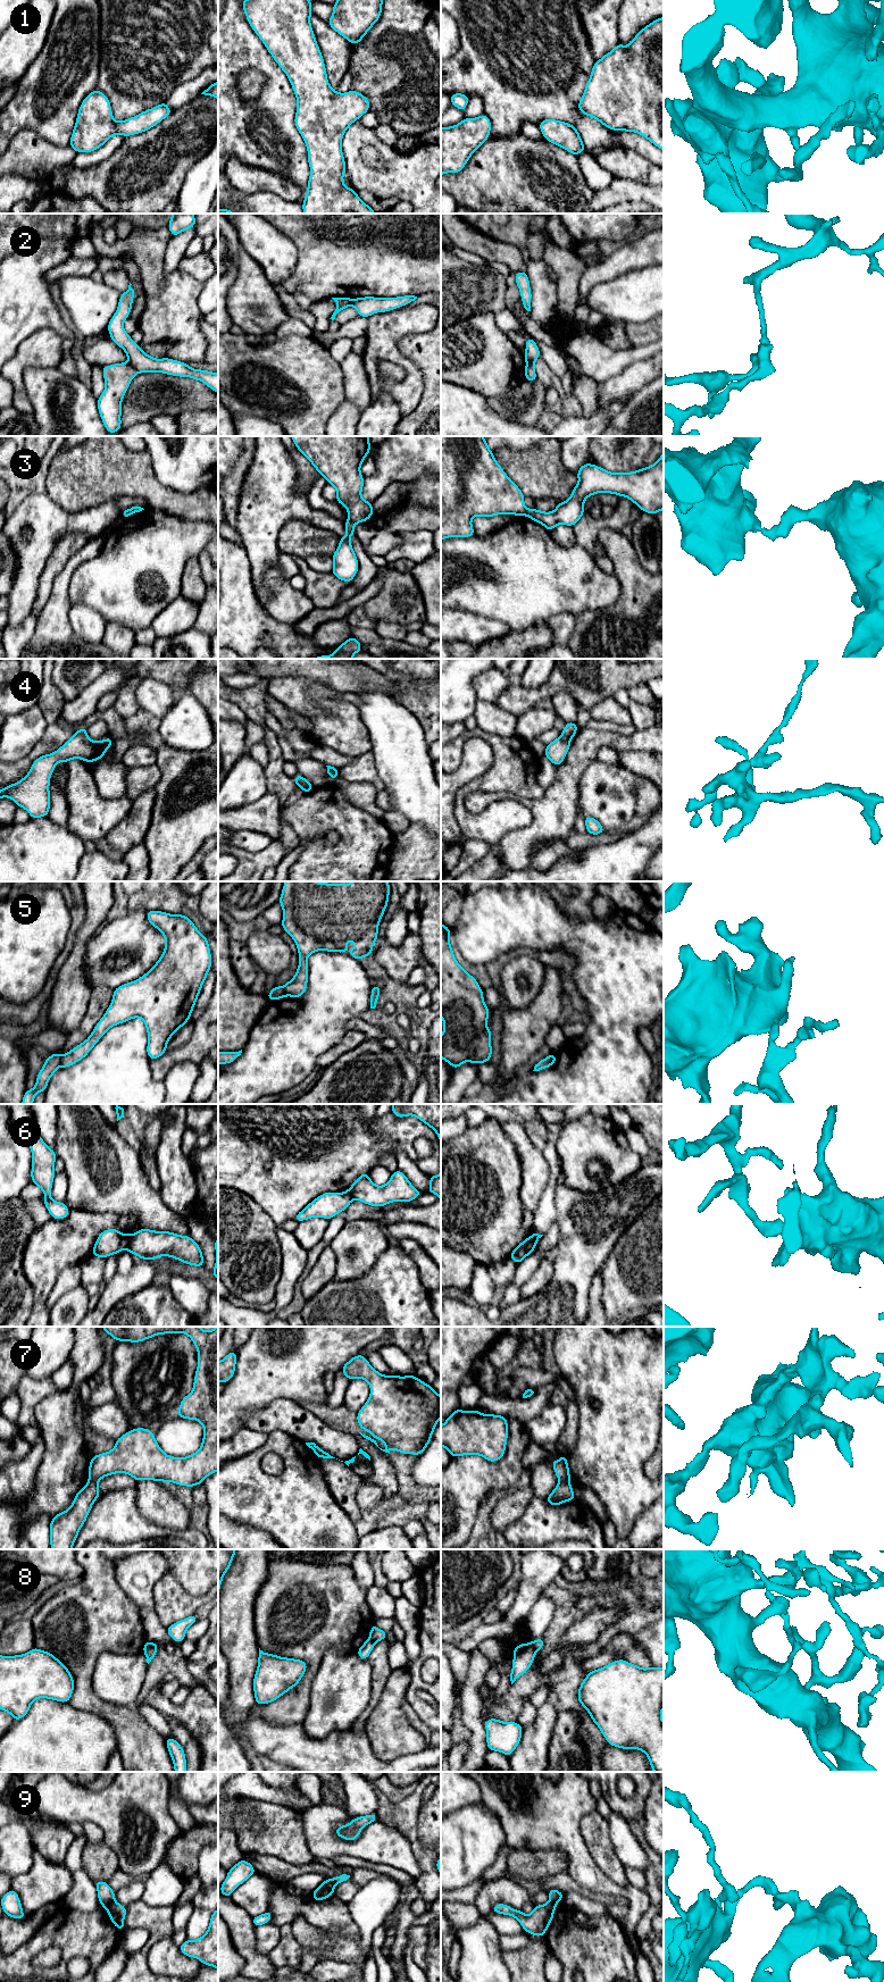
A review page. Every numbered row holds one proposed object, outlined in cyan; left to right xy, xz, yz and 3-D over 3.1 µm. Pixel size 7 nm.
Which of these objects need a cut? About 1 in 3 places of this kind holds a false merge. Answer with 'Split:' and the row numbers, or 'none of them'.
Split: 2, 3, 4, 5, 6, 7, 8, 9

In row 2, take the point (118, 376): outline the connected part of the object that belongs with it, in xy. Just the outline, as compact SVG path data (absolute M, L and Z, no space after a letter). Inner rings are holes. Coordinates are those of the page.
M130 362L102 367L106 386L98 398L98 410L109 434L118 432L122 427L122 402L136 374L137 371Z

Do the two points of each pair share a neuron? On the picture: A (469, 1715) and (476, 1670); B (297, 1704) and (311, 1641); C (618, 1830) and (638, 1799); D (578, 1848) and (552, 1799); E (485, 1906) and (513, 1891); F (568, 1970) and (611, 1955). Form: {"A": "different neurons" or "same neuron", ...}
{"A": "same neuron", "B": "same neuron", "C": "different neurons", "D": "same neuron", "E": "same neuron", "F": "same neuron"}

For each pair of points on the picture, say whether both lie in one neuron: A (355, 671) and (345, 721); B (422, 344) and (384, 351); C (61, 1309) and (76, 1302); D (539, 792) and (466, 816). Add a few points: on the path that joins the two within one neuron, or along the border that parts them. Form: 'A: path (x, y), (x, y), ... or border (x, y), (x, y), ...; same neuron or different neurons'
A: border (316, 680), (340, 693); different neurons
B: border (420, 332), (406, 334), (398, 343), (417, 367); different neurons
C: path (65, 1309), (73, 1305); same neuron
D: path (515, 783), (484, 783), (474, 785), (466, 792); same neuron

